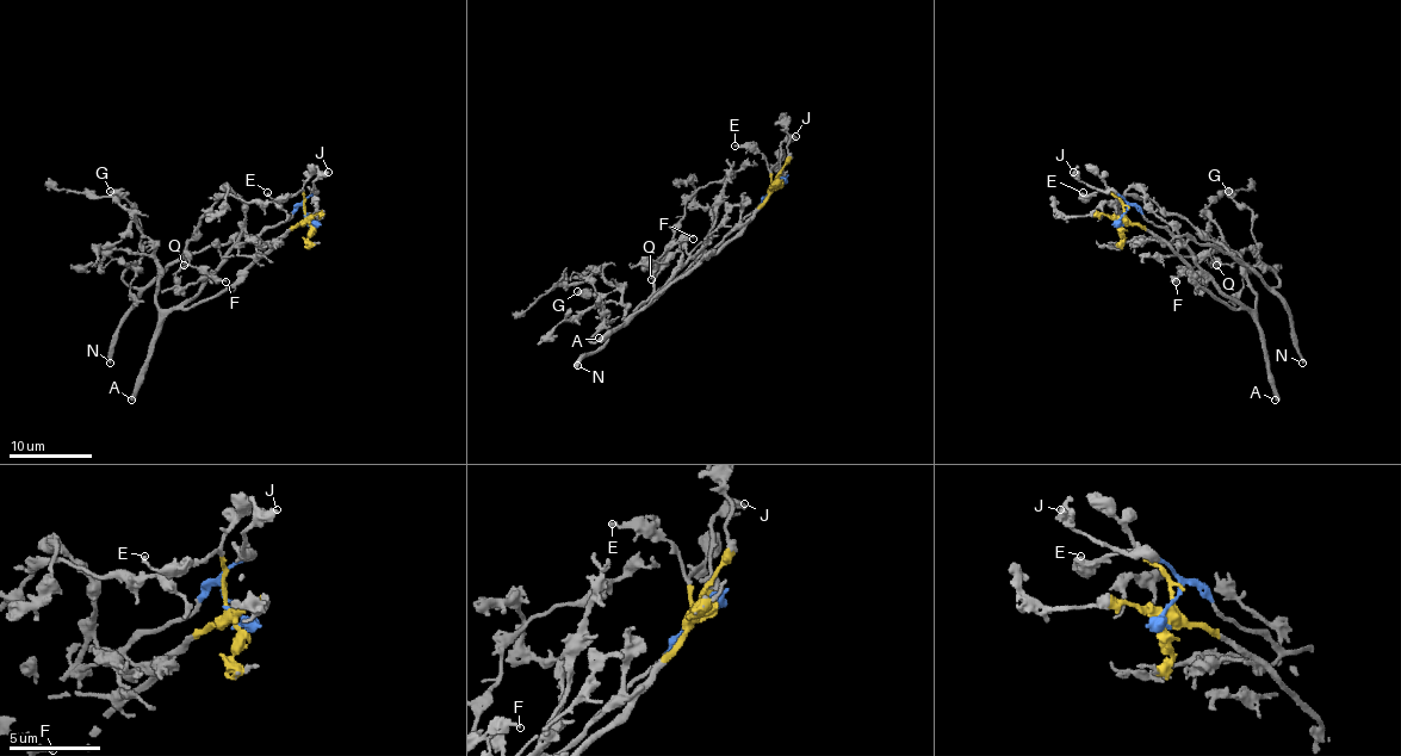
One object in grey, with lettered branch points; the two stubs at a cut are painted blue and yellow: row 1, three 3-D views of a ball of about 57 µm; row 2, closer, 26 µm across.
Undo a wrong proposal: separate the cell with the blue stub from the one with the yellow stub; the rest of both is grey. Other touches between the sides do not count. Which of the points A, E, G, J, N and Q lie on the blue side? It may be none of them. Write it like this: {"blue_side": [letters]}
{"blue_side": ["G", "J", "N", "Q"]}

